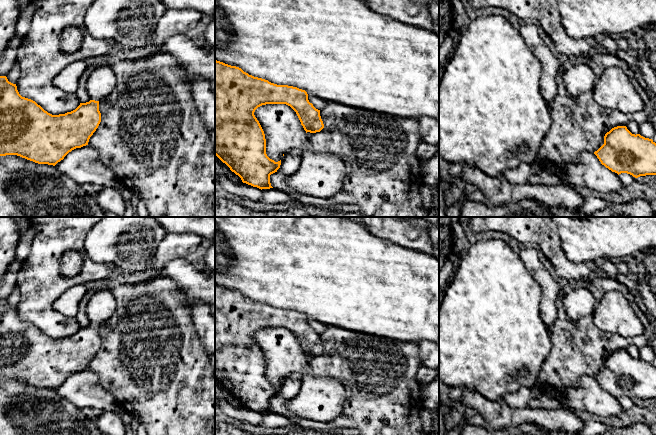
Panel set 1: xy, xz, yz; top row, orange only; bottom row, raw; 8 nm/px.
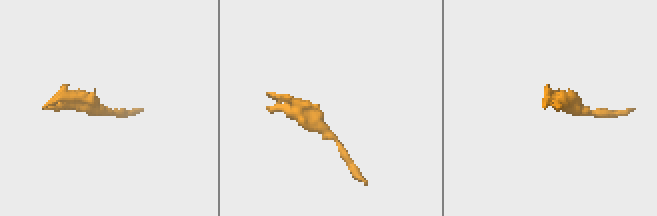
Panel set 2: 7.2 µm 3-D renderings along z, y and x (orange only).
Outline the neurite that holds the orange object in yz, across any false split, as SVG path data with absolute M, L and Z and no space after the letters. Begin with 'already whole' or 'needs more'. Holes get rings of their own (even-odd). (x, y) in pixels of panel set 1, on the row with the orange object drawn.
already whole; M626 126L607 132L604 144L594 154L602 165L618 175L627 173L635 178L656 175L656 143L632 134Z

